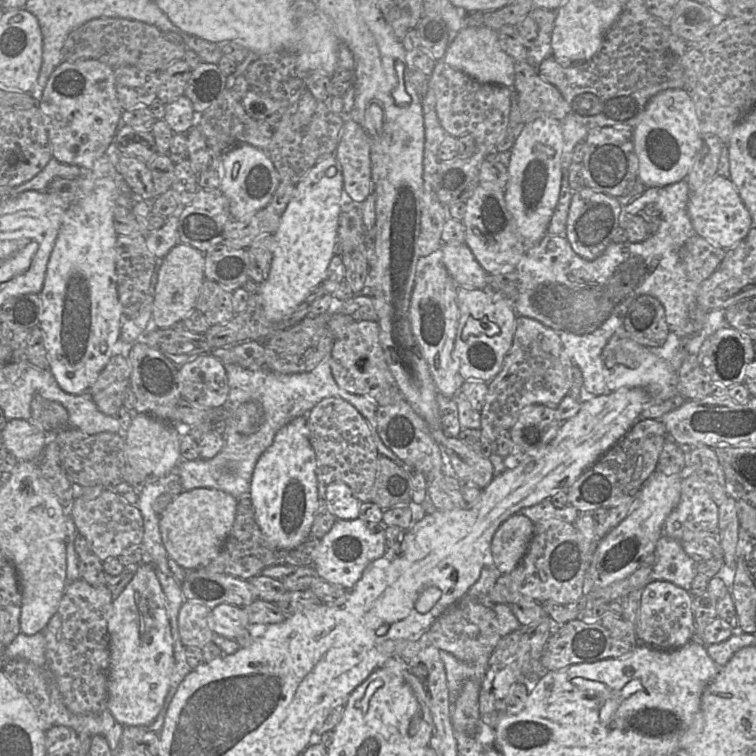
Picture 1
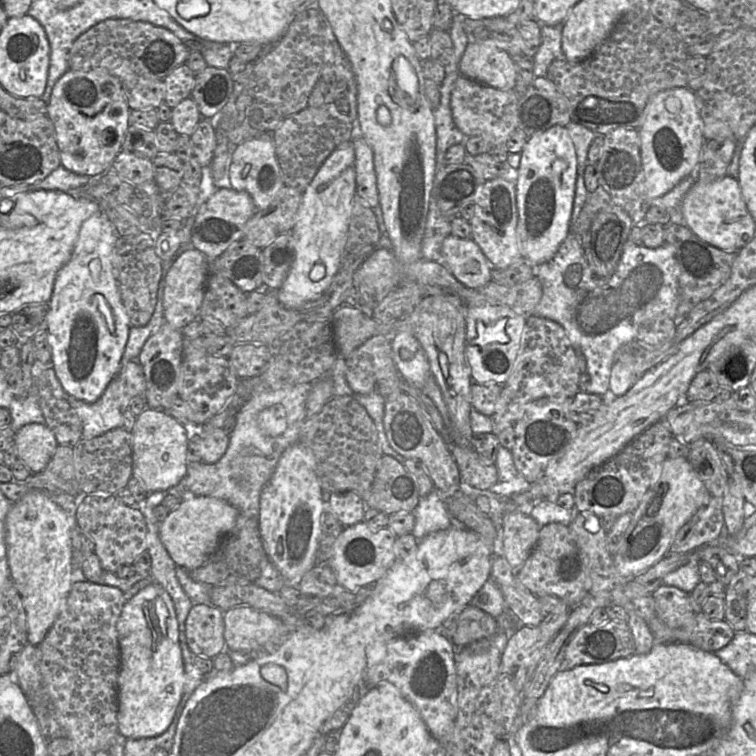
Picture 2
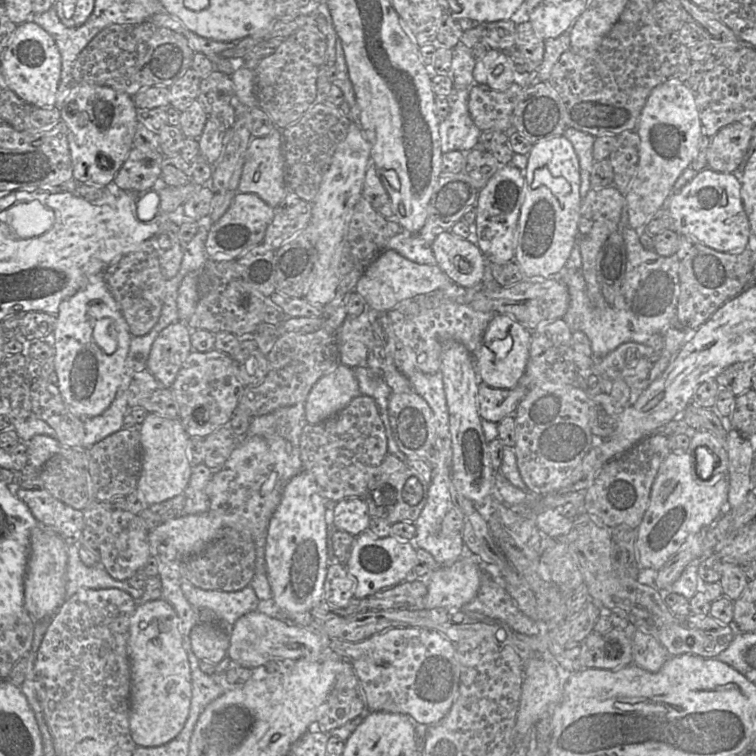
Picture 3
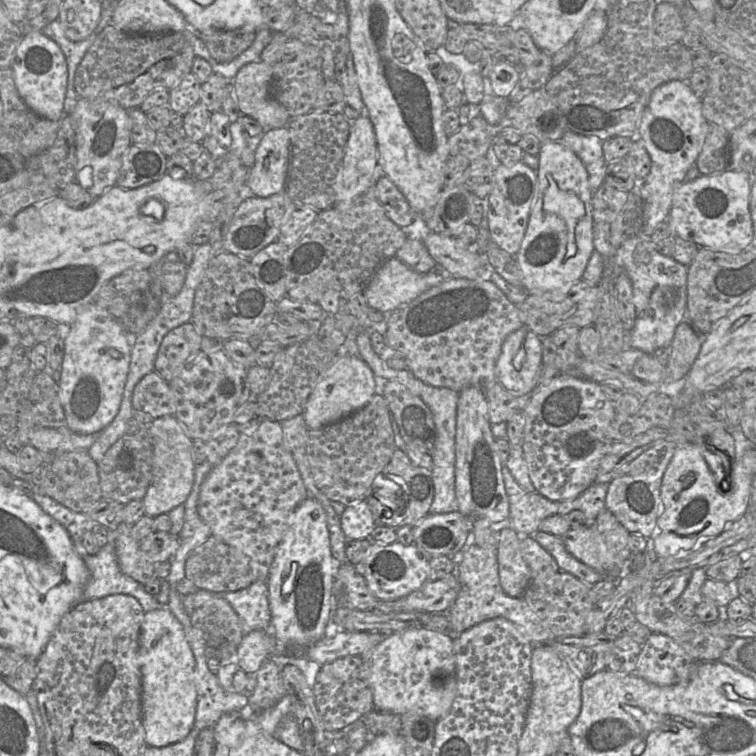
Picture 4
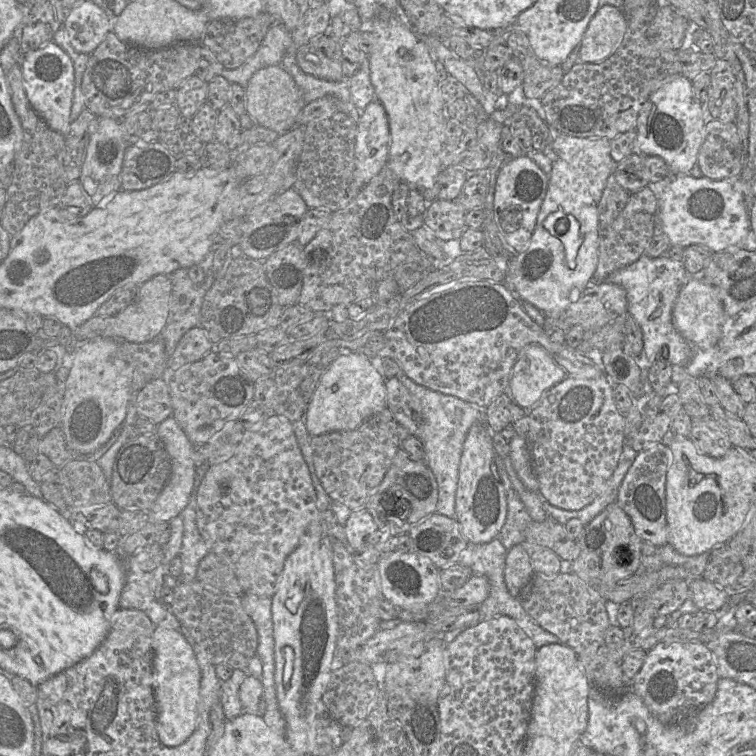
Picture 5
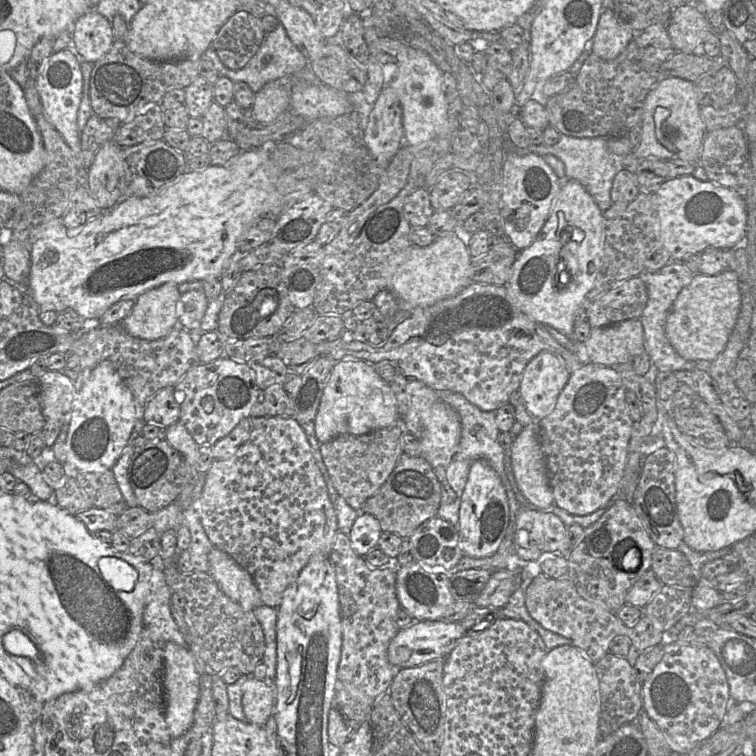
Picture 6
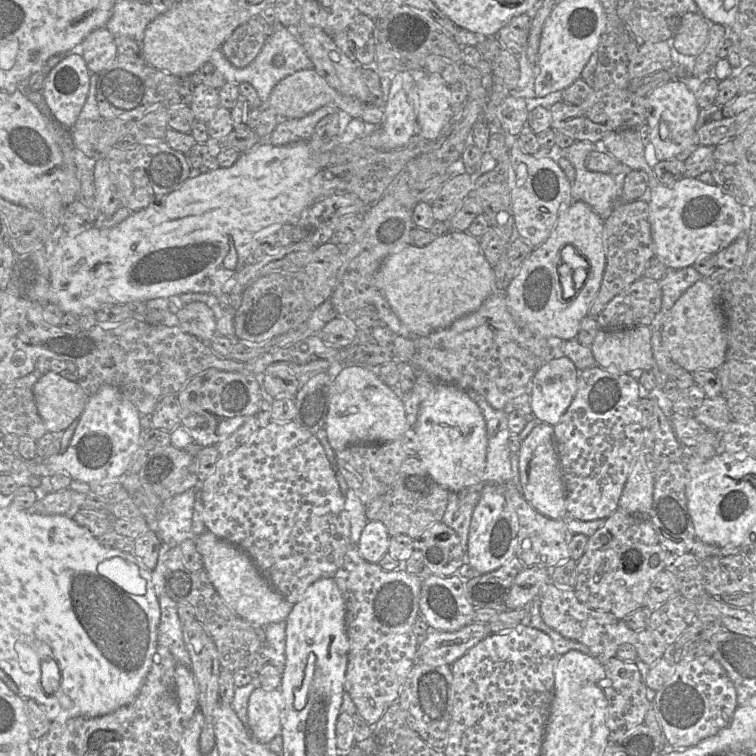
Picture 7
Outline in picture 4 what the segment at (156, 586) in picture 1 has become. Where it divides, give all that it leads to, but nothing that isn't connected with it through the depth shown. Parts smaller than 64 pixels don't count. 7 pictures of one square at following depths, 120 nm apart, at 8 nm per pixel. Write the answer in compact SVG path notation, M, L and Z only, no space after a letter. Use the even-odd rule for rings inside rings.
M167 607L145 612L139 635L138 664L142 723L148 747L164 747L182 741L195 721L195 659L182 625Z

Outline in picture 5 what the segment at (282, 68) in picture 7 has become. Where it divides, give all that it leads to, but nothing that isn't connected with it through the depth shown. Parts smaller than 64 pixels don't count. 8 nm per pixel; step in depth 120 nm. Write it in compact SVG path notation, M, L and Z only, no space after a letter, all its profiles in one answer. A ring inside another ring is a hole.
M279 24L268 28L255 54L235 69L223 67L208 47L200 44L200 50L202 58L209 62L216 75L245 88L256 71L268 66L280 65L290 45L290 32Z

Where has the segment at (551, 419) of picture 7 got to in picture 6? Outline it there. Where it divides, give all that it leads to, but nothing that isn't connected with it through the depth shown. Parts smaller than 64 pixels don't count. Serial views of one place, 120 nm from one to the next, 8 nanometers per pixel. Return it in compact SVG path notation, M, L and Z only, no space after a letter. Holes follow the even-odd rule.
M549 351L539 352L528 362L518 391L535 419L544 418L554 409L570 374L565 363Z

